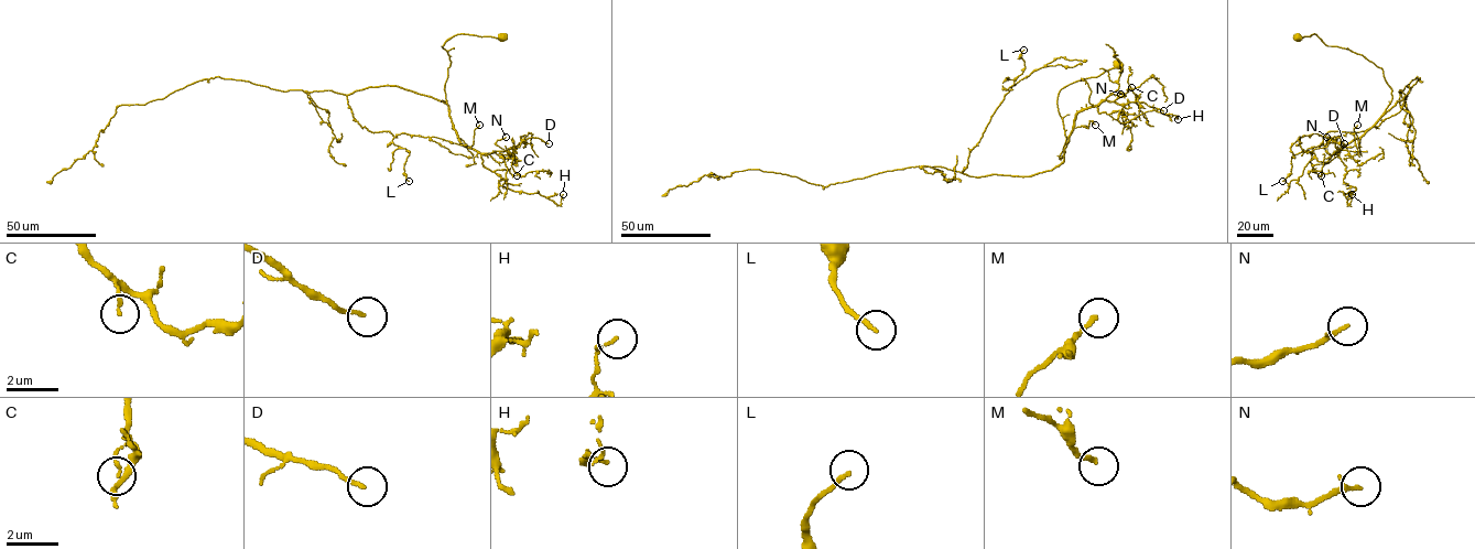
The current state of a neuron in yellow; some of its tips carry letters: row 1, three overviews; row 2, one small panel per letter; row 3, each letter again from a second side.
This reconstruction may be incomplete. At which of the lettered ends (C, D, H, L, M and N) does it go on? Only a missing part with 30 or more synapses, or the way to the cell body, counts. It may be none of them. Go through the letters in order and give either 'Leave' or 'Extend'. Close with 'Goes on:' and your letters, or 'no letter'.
C: Leave
D: Leave
H: Leave
L: Leave
M: Leave
N: Leave
Goes on: no letter

